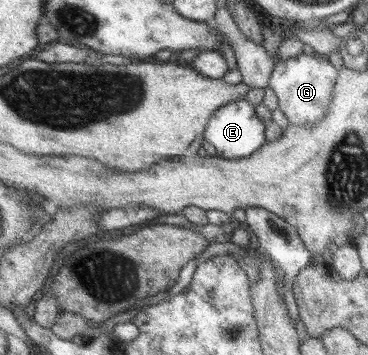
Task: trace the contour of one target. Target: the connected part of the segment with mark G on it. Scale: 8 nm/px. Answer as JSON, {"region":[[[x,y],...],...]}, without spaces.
{"region":[[[305,51],[296,57],[275,63],[269,86],[276,93],[279,108],[284,112],[289,124],[306,126],[315,124],[327,116],[338,76],[339,70],[330,63],[326,56]]]}

